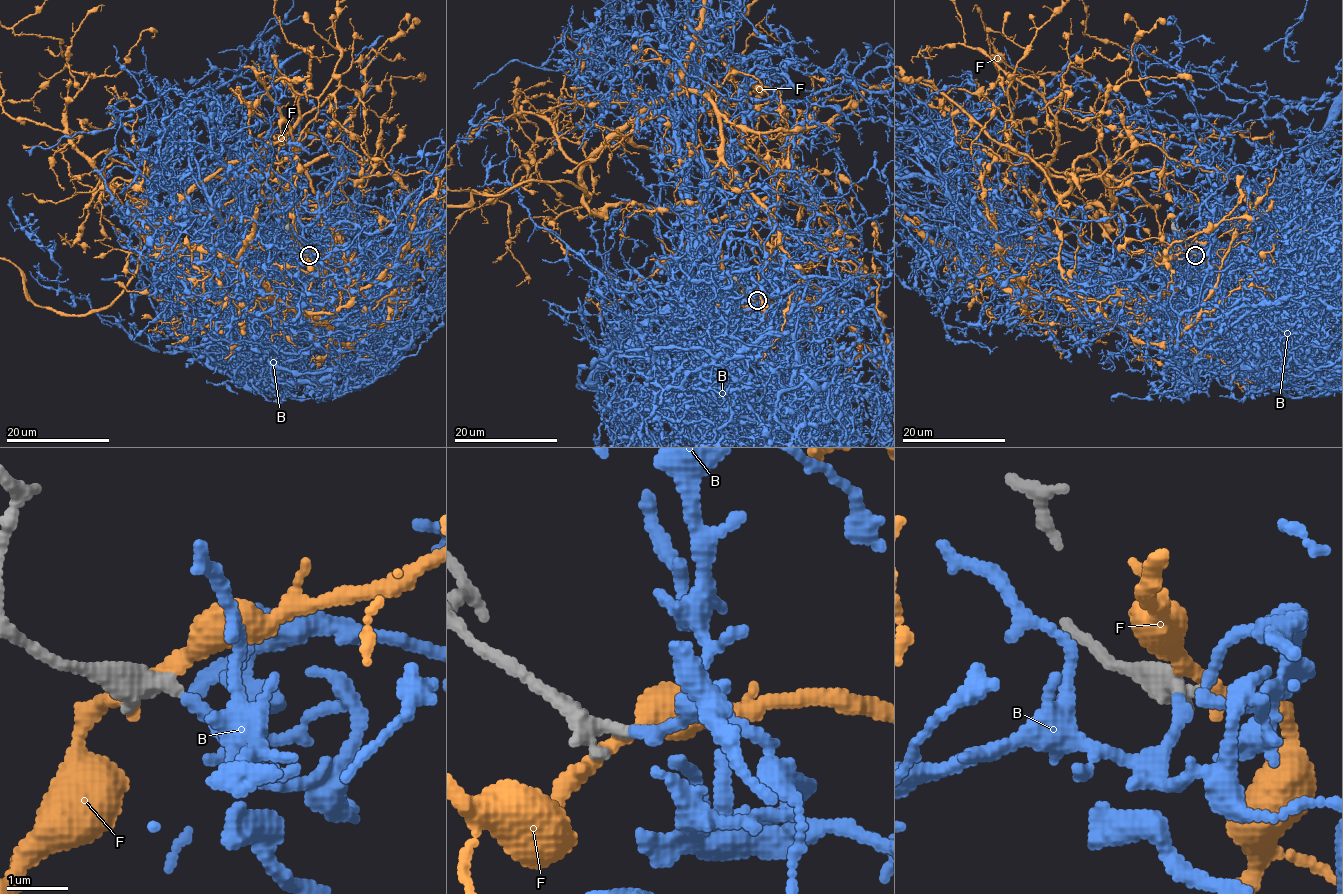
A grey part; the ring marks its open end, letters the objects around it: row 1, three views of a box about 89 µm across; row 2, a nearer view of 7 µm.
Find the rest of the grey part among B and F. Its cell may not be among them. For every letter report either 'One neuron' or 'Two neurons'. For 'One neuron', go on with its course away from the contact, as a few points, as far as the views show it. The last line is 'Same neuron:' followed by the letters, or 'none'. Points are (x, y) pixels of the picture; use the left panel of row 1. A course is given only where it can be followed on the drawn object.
B: One neuron
F: Two neurons
Same neuron: B

